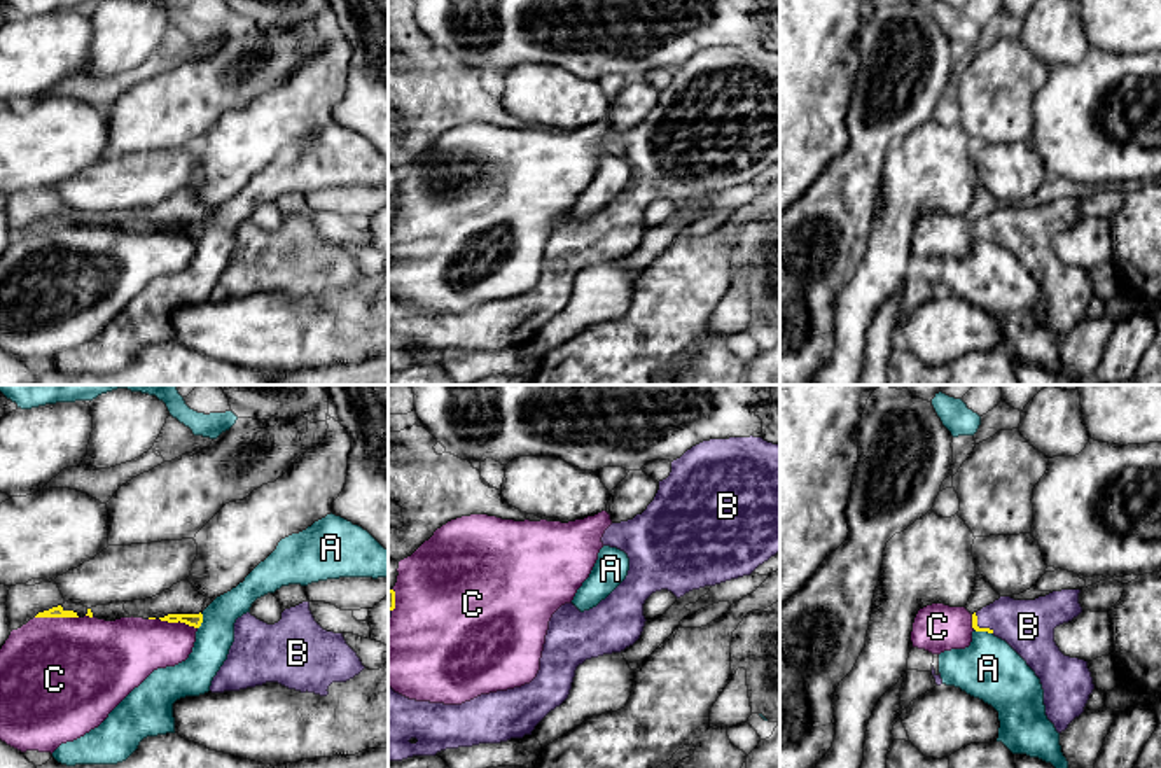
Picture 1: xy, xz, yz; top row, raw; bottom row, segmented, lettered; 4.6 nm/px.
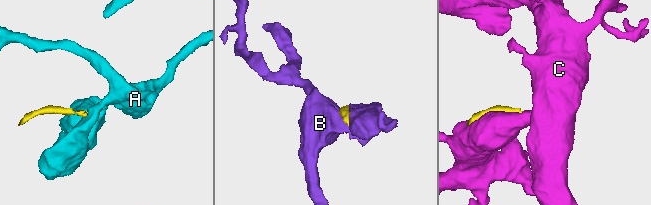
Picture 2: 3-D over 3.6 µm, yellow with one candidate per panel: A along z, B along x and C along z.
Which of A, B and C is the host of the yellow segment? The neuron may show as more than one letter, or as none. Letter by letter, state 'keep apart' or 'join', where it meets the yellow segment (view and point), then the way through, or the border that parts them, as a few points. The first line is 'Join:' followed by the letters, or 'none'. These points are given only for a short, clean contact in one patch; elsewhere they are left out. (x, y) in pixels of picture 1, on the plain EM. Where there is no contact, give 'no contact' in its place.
Join: B
A: keep apart | xy (201, 230) | along xy (201, 221), (198, 237)
B: join | yz (978, 235)
C: keep apart | xy (56, 224)

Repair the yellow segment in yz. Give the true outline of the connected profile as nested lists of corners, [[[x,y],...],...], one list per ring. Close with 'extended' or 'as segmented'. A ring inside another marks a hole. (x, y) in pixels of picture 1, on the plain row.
[[[1061,198],[1035,208],[1000,205],[972,222],[976,240],[1005,248],[1040,287],[1046,324],[1058,341],[1084,320],[1095,297],[1088,269],[1065,264],[1054,250],[1054,236],[1082,220],[1079,201]]]; extended

